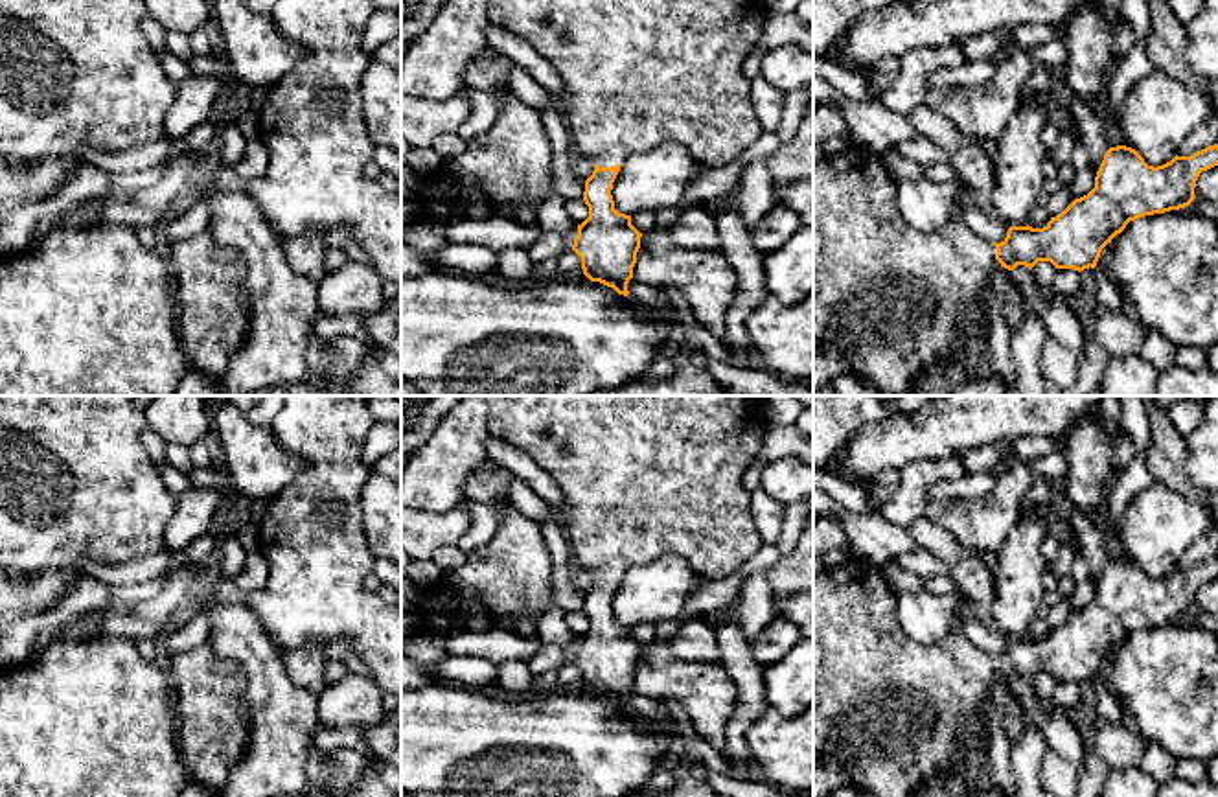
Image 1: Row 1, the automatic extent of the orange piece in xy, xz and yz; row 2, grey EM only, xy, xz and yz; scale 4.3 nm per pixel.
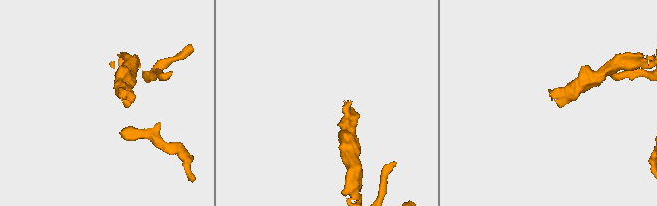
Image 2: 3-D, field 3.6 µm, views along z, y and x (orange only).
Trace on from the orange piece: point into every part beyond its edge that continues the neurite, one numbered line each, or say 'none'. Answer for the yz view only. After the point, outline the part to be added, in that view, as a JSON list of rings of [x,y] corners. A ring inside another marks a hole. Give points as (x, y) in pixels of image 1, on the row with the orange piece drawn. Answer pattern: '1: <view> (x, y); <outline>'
1: yz (896, 300); [[[852,144],[813,164],[813,346],[833,346],[850,357],[850,375],[868,381],[881,396],[913,396],[933,368],[957,372],[971,348],[988,346],[995,245],[949,219],[936,232],[922,232],[900,212],[896,180],[881,155]]]

